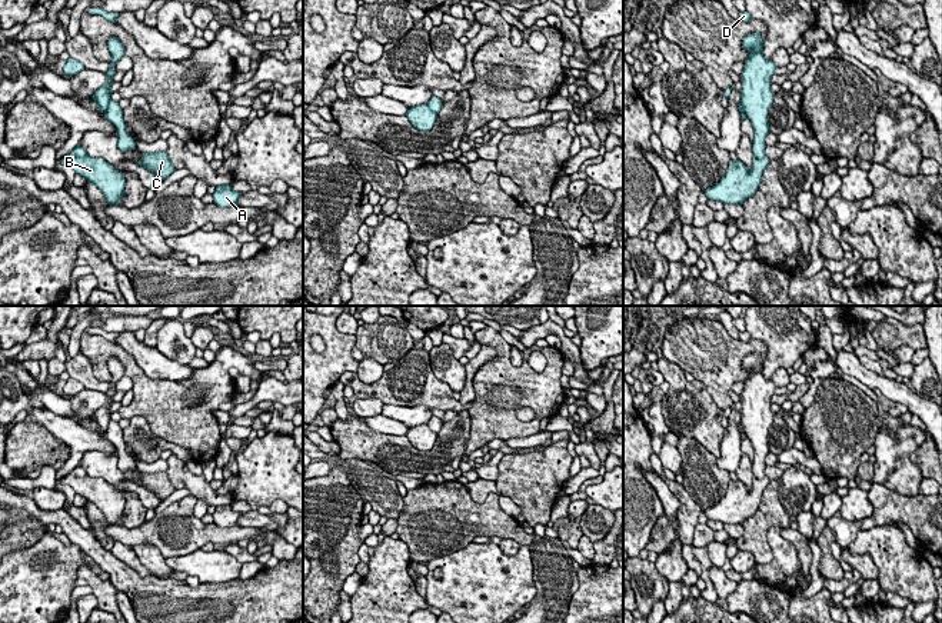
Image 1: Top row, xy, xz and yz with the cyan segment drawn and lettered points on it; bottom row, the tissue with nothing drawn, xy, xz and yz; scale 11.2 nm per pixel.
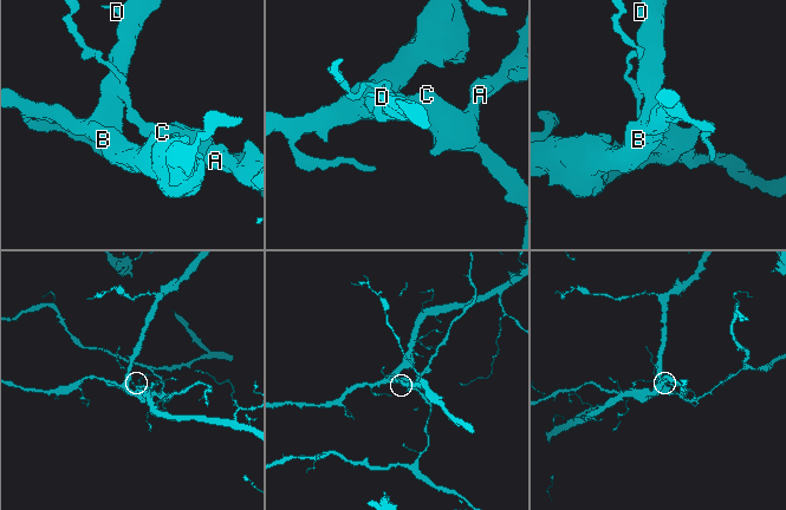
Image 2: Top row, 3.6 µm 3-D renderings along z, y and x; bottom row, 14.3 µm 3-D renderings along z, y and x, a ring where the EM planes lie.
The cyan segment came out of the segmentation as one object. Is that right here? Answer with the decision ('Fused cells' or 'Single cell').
Fused cells

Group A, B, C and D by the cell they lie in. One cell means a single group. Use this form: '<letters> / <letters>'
A C / B D

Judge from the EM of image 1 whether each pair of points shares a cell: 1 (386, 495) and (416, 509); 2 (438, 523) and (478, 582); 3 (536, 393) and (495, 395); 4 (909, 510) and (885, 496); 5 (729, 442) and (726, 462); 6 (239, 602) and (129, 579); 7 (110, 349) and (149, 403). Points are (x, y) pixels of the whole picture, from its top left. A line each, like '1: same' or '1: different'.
1: different
2: different
3: same
4: same
5: same
6: same
7: same

